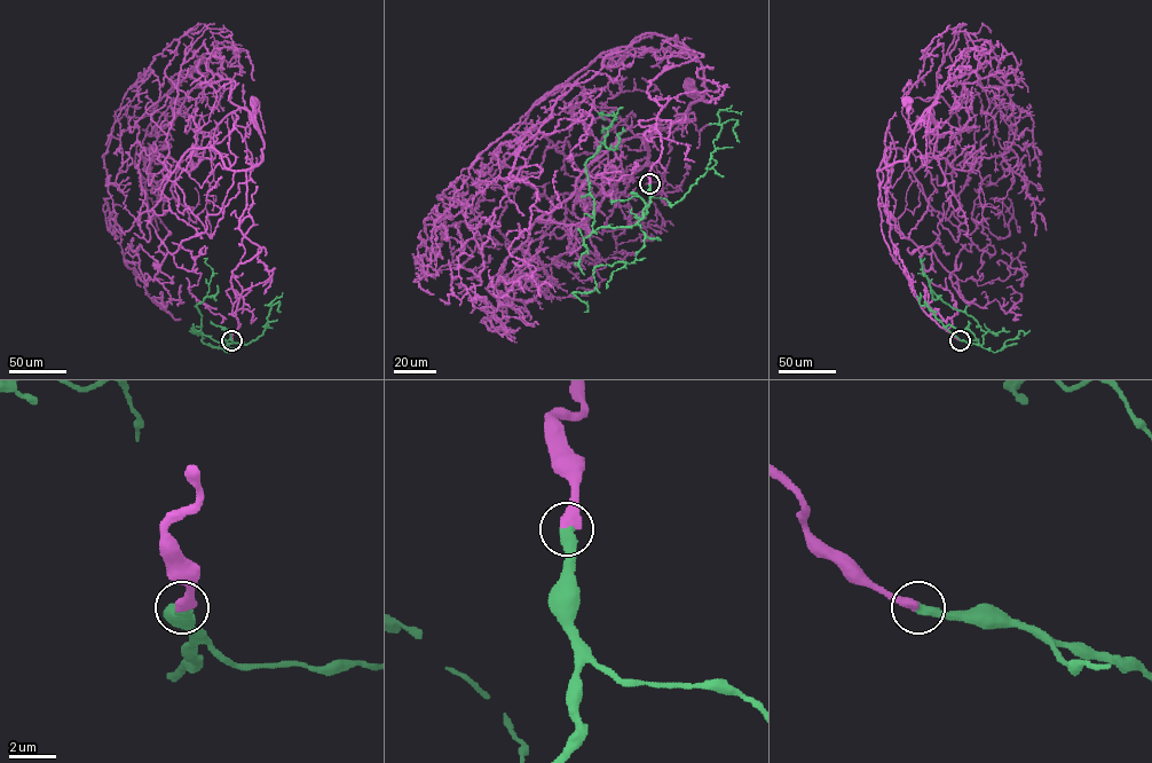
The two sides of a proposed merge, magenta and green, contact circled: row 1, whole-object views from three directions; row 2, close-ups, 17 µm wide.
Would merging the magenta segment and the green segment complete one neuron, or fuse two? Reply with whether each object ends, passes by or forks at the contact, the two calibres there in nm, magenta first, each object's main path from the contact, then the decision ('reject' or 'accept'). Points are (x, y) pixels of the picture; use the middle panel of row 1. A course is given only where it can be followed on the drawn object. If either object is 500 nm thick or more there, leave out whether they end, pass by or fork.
magenta ends; green ends; calibres 480 and 480 nm; course magenta (649, 183), (662, 107), (647, 88), (703, 55), (663, 40), (677, 36), (700, 62), (709, 102), (691, 88); course green (649, 183), (651, 202), (636, 223), (592, 230), (593, 198), (585, 162), (604, 142), (615, 116), (598, 112); accept

